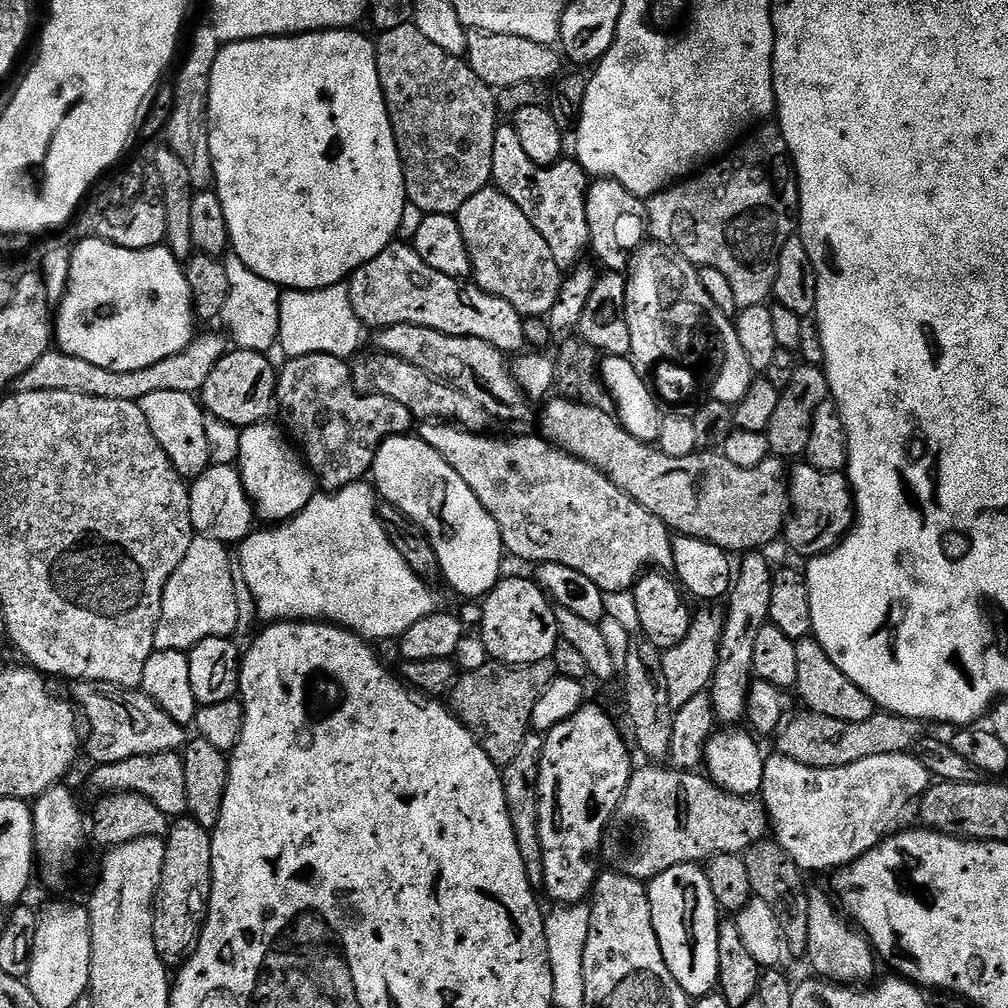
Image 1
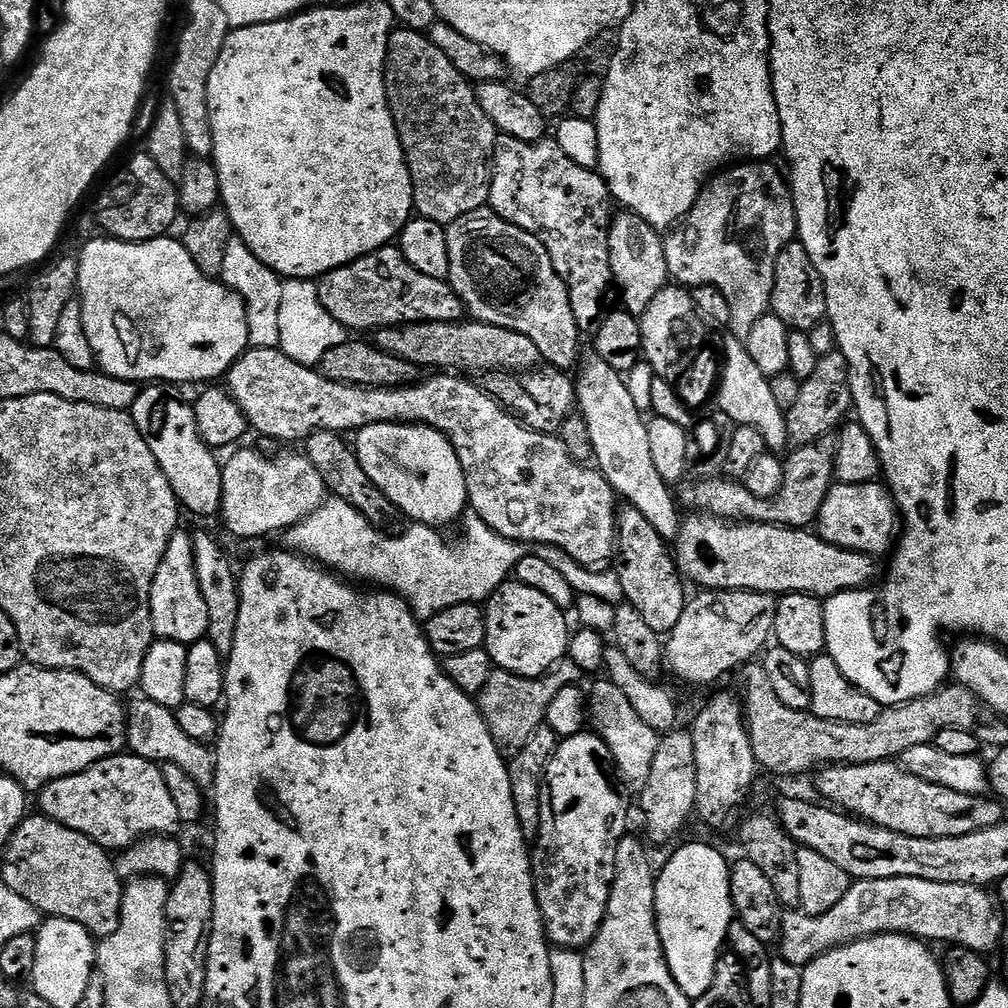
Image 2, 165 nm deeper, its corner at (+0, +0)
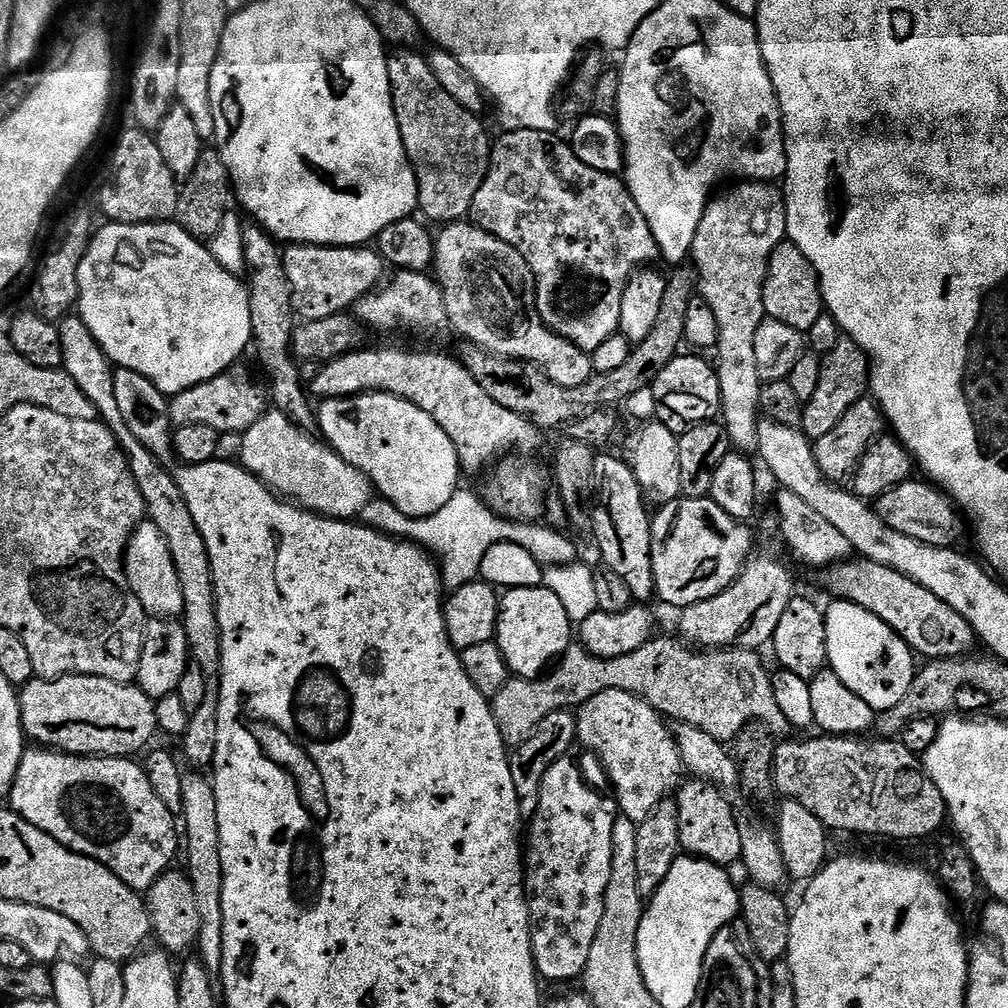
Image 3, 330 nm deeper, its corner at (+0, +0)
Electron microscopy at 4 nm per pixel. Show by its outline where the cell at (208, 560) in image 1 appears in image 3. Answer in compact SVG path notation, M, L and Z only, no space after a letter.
M145 518L137 526L135 534L129 538L128 548L124 551L124 573L130 582L130 590L138 594L138 602L142 602L149 617L183 617L182 582L178 582L178 570L174 570L170 546L166 546L162 530L158 530L158 526L154 526L152 520Z

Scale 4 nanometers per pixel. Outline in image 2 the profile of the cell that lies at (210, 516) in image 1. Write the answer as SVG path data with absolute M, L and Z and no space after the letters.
M237 447L231 453L233 456L223 461L222 502L218 513L219 519L224 519L225 526L238 539L252 540L271 532L283 533L324 505L329 495L328 487L307 456L297 454L285 460L271 460L252 448L244 447Z

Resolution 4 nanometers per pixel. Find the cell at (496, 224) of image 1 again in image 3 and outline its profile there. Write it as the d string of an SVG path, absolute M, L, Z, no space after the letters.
M471 222L445 224L435 233L434 239L434 276L444 291L448 324L458 335L465 336L463 339L467 343L477 344L496 356L505 356L507 360L525 360L535 368L541 368L549 378L558 382L558 386L580 388L593 376L591 355L557 332L551 332L542 322L536 305L536 275L521 252Z

